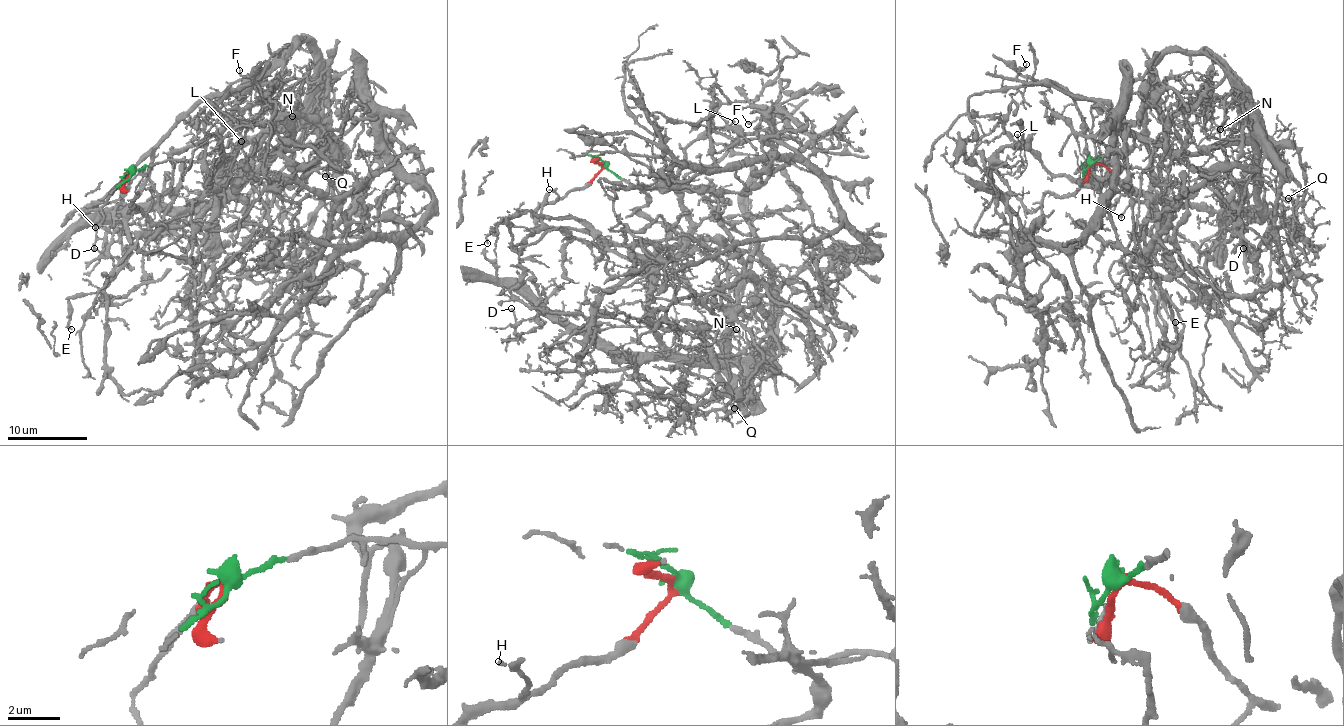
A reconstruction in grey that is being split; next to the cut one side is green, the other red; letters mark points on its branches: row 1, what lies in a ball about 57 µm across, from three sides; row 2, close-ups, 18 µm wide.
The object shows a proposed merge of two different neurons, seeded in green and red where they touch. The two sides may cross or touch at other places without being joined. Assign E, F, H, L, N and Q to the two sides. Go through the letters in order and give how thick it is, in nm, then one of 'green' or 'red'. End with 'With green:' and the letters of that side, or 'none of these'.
E: 130 nm | red
F: 140 nm | green
H: 220 nm | red
L: 130 nm | green
N: 130 nm | red
Q: 80 nm | red
With green: F, L

